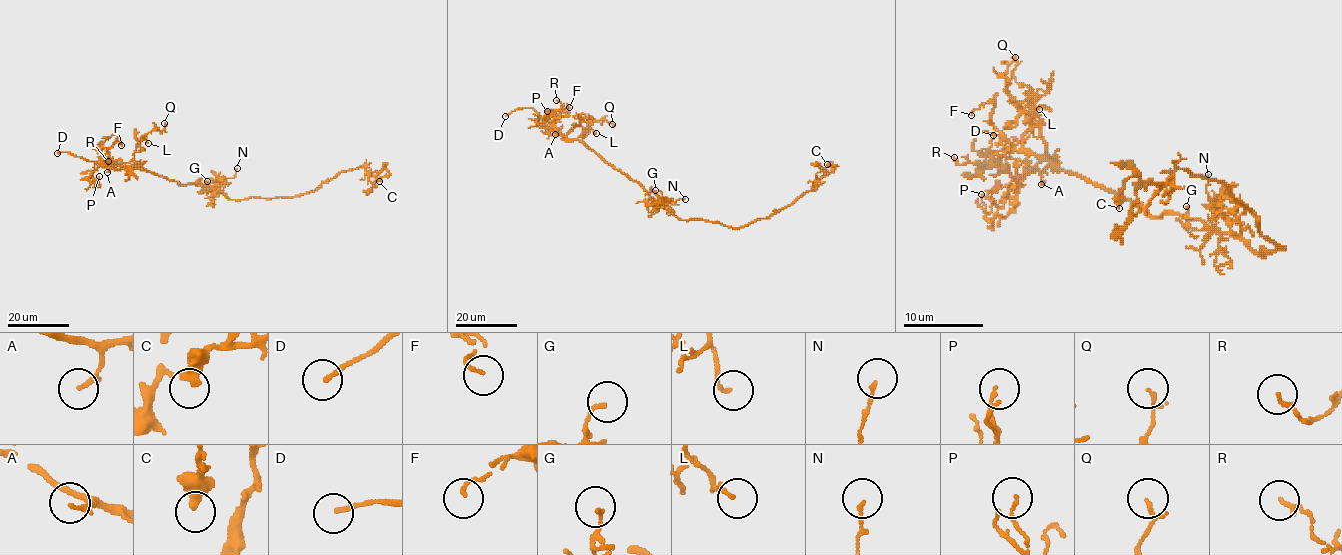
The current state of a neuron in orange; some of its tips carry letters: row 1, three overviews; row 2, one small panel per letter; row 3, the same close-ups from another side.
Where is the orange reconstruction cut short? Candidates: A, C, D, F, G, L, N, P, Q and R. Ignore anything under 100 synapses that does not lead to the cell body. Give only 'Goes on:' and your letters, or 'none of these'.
Goes on: D

